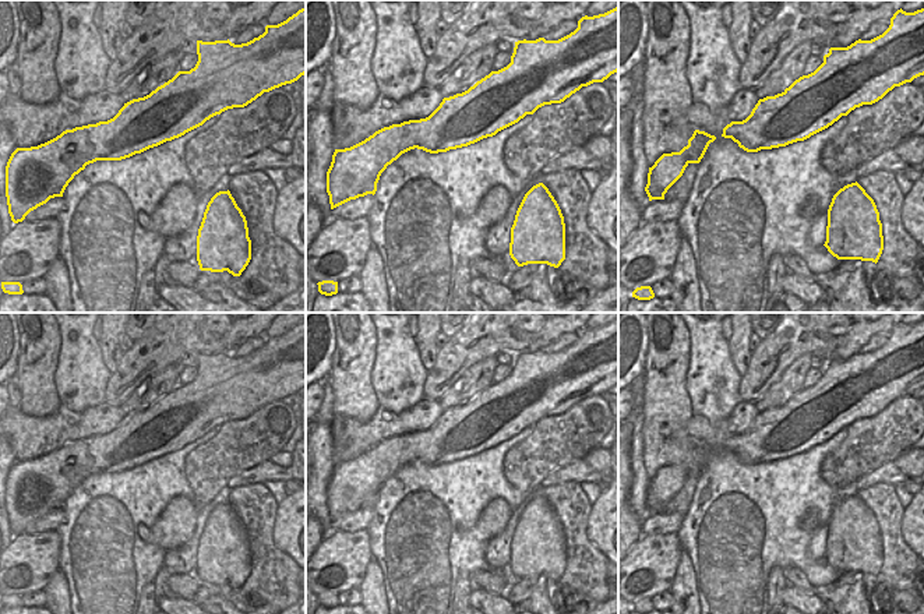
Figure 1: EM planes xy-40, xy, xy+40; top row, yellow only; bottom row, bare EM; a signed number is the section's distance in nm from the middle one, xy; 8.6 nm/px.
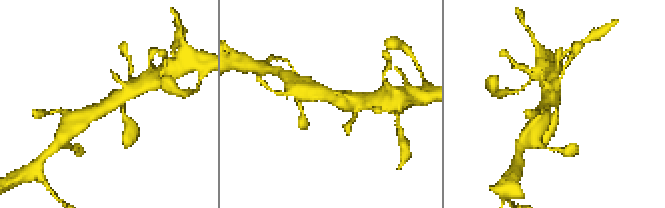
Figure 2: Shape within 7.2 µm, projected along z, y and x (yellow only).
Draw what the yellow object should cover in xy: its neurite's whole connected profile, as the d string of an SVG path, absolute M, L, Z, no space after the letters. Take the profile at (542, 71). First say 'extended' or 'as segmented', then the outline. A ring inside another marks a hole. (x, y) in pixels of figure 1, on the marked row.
as segmented; M618 6L604 14L582 17L578 28L558 40L518 40L507 67L491 71L462 93L444 98L429 117L384 127L350 148L335 149L327 172L331 209L367 194L374 195L381 173L410 149L438 154L468 147L495 135L544 105L564 102L582 87L603 82L617 71Z

